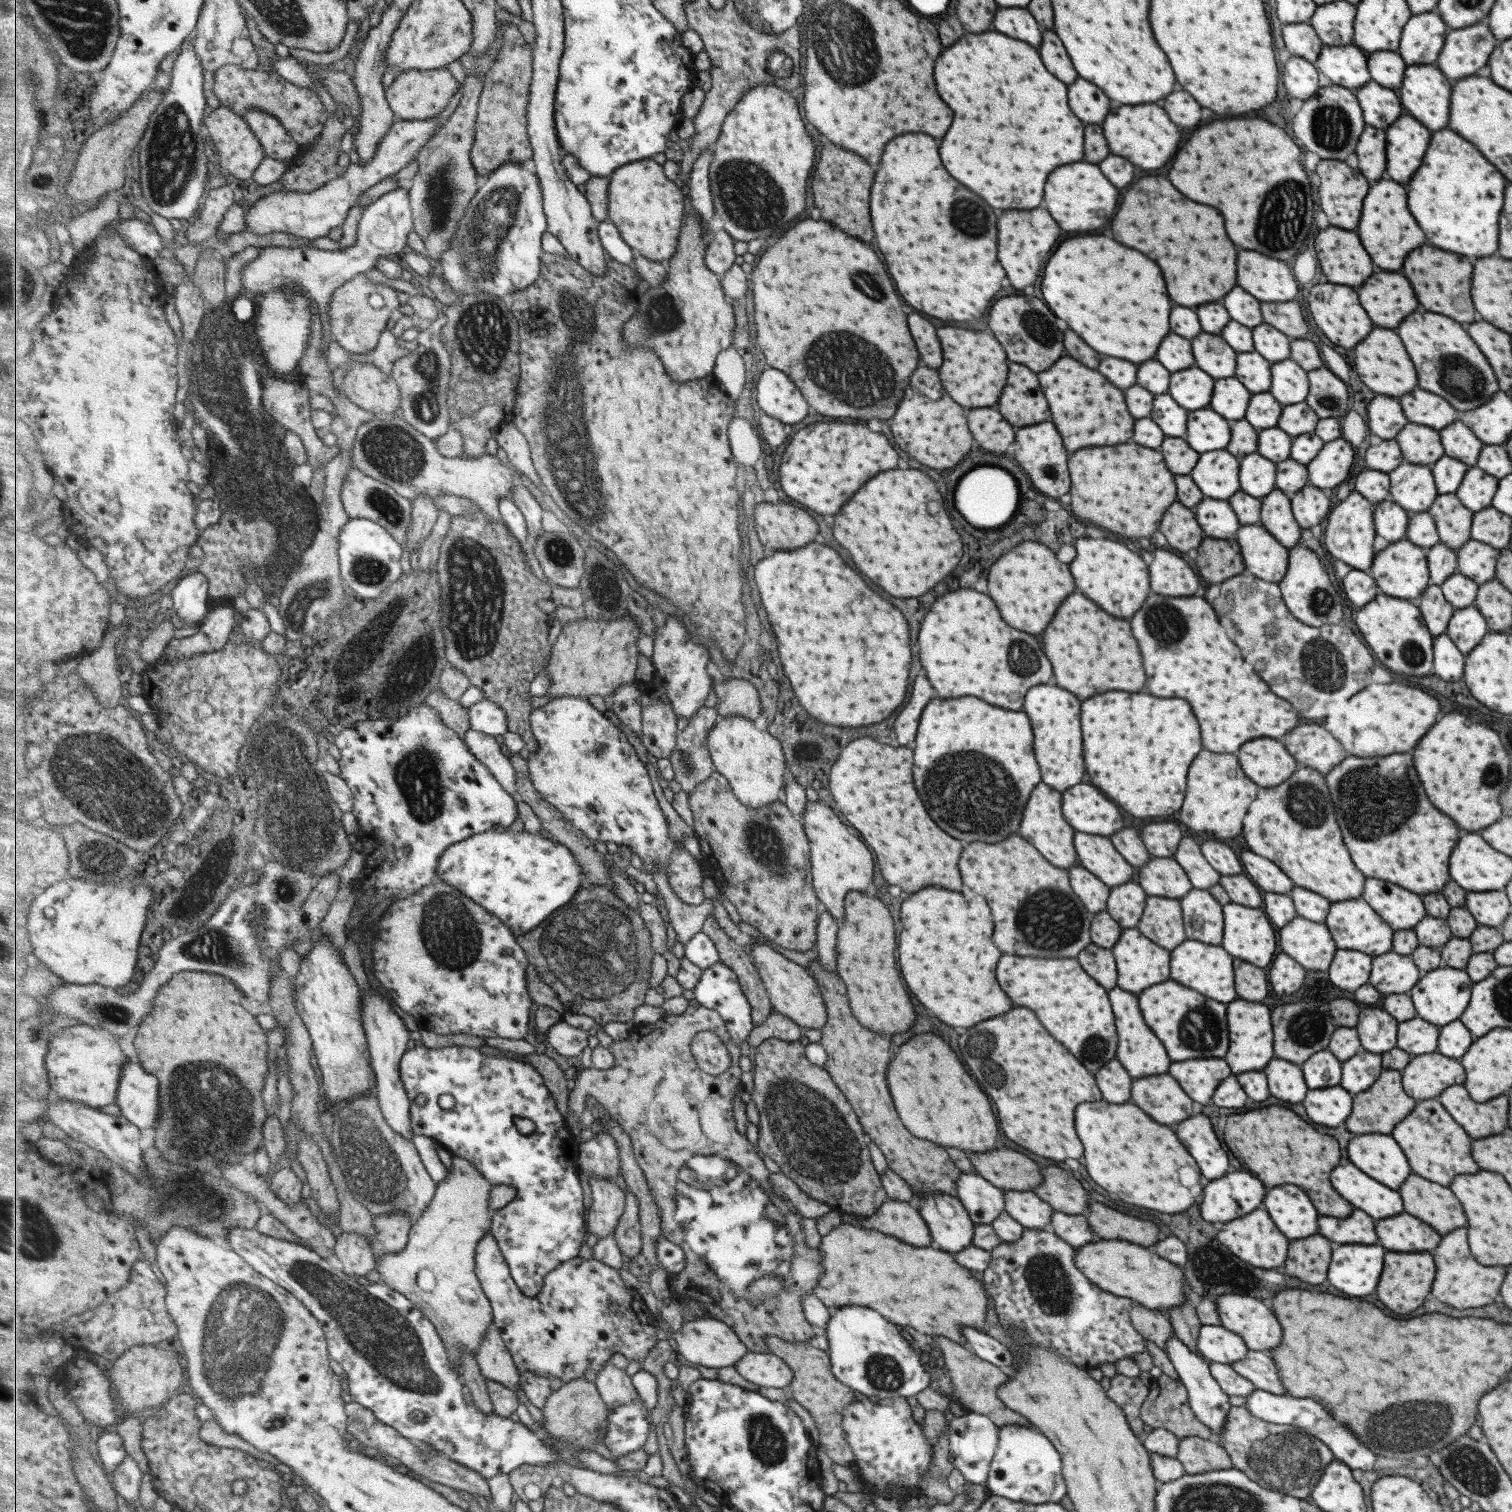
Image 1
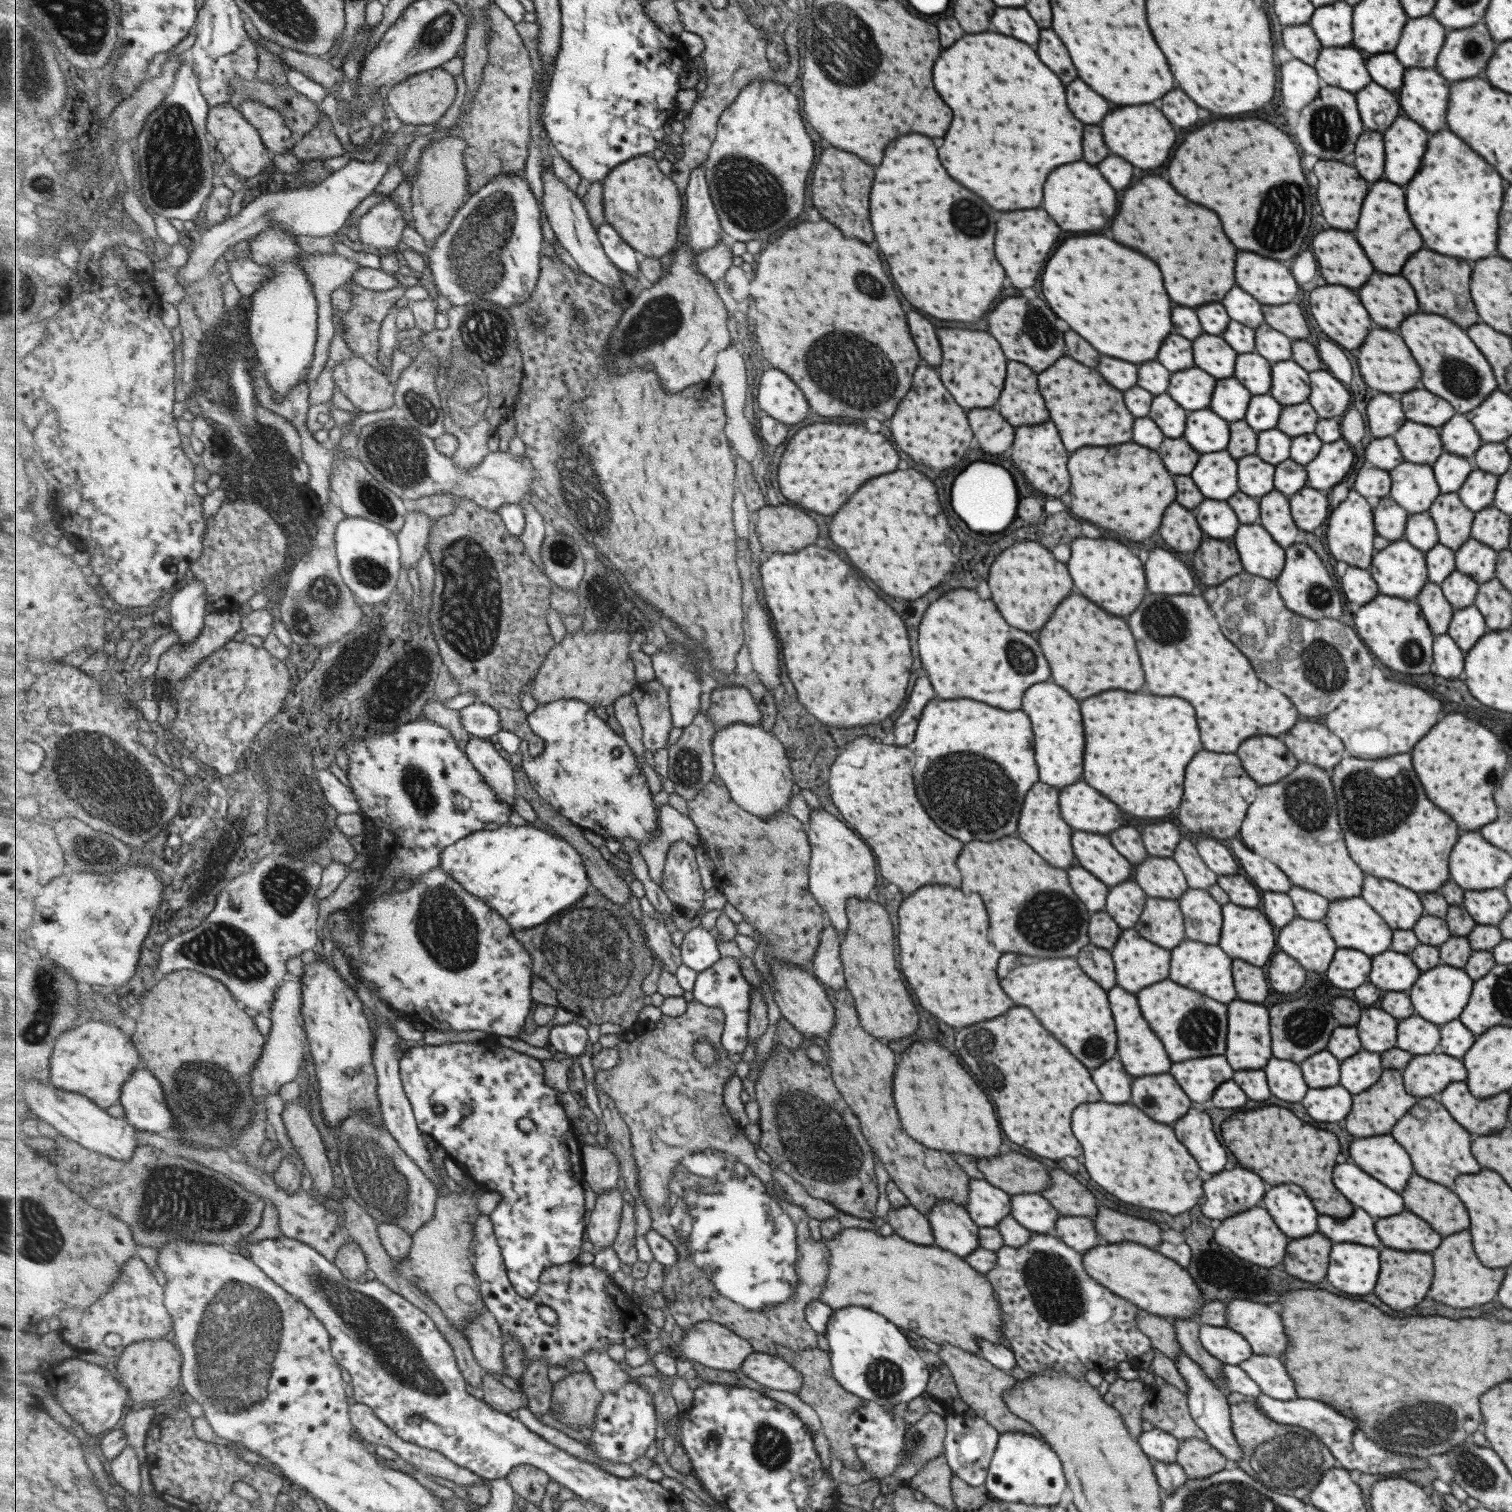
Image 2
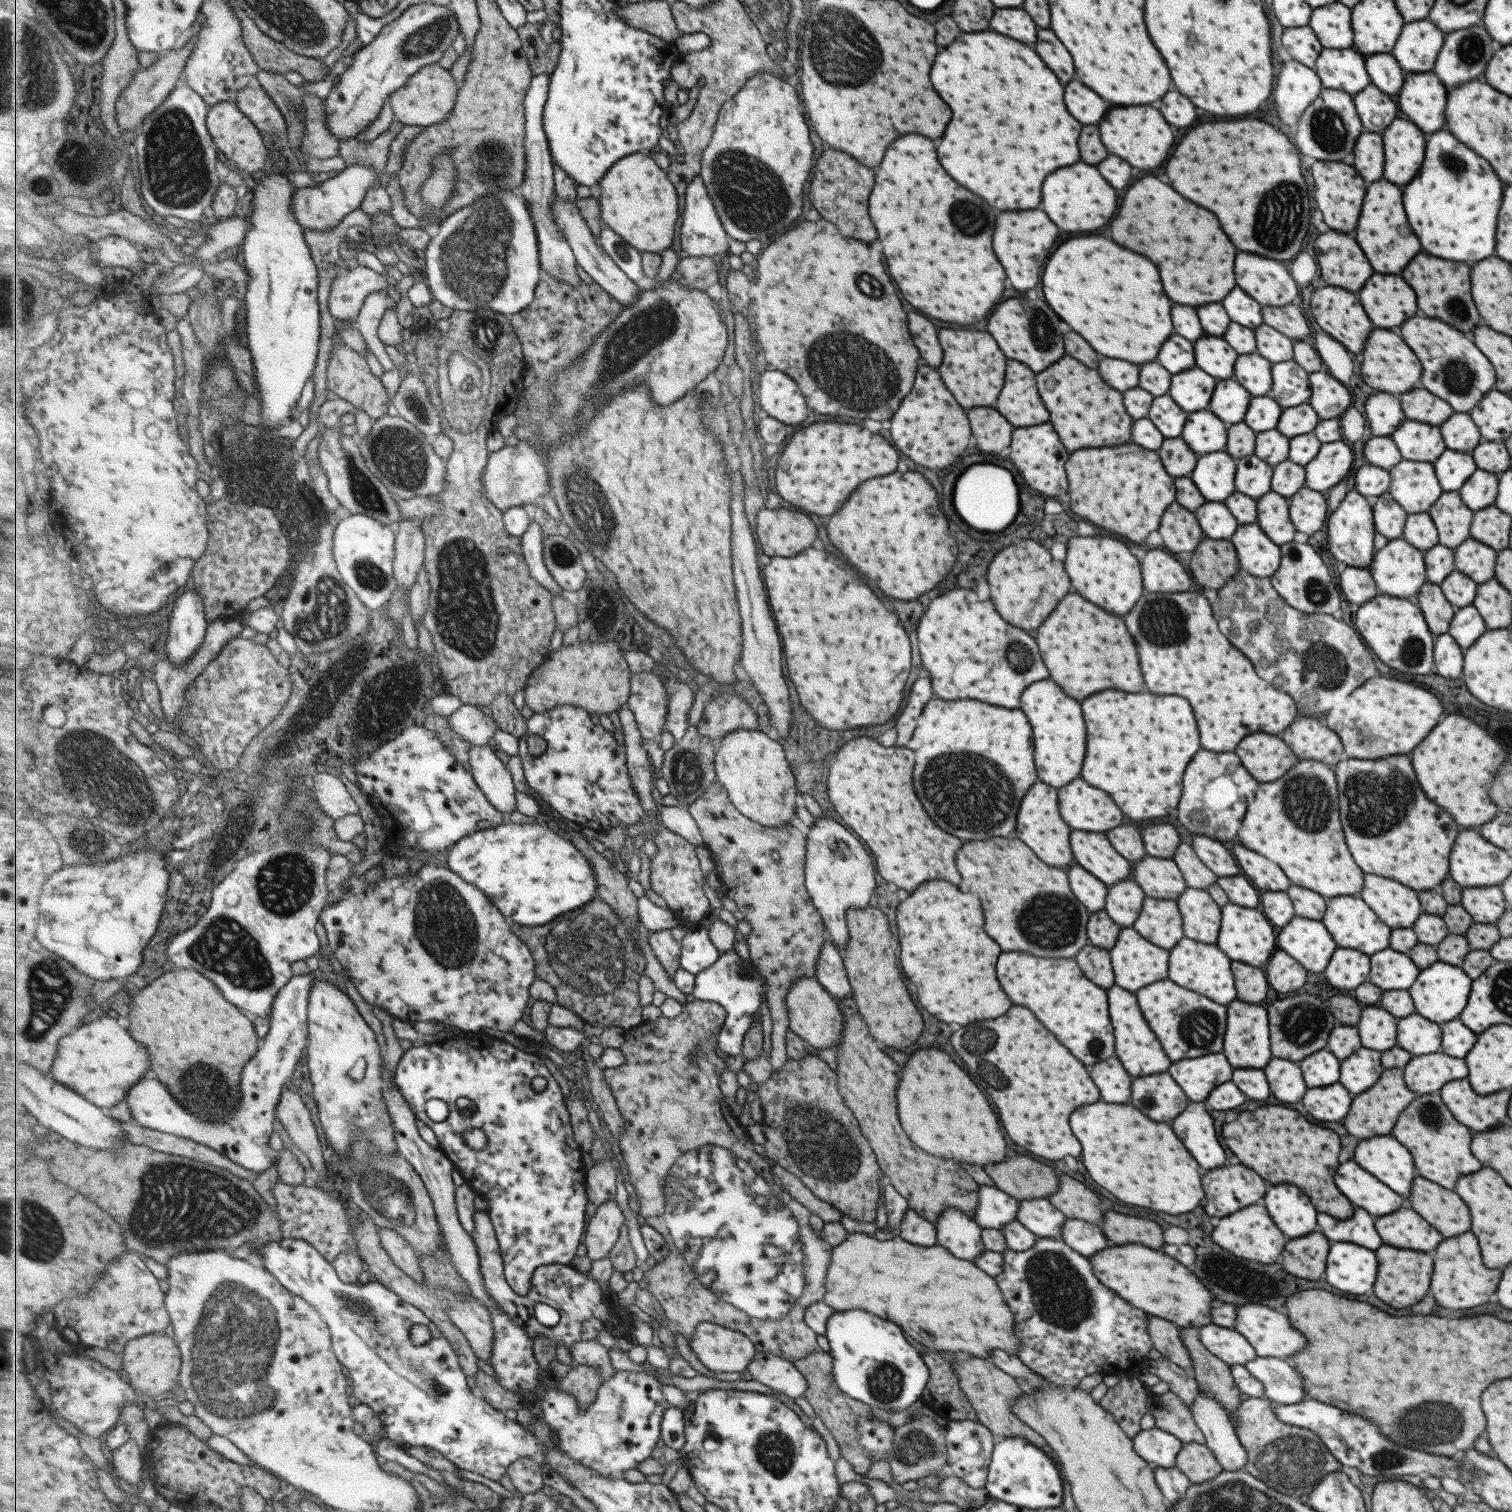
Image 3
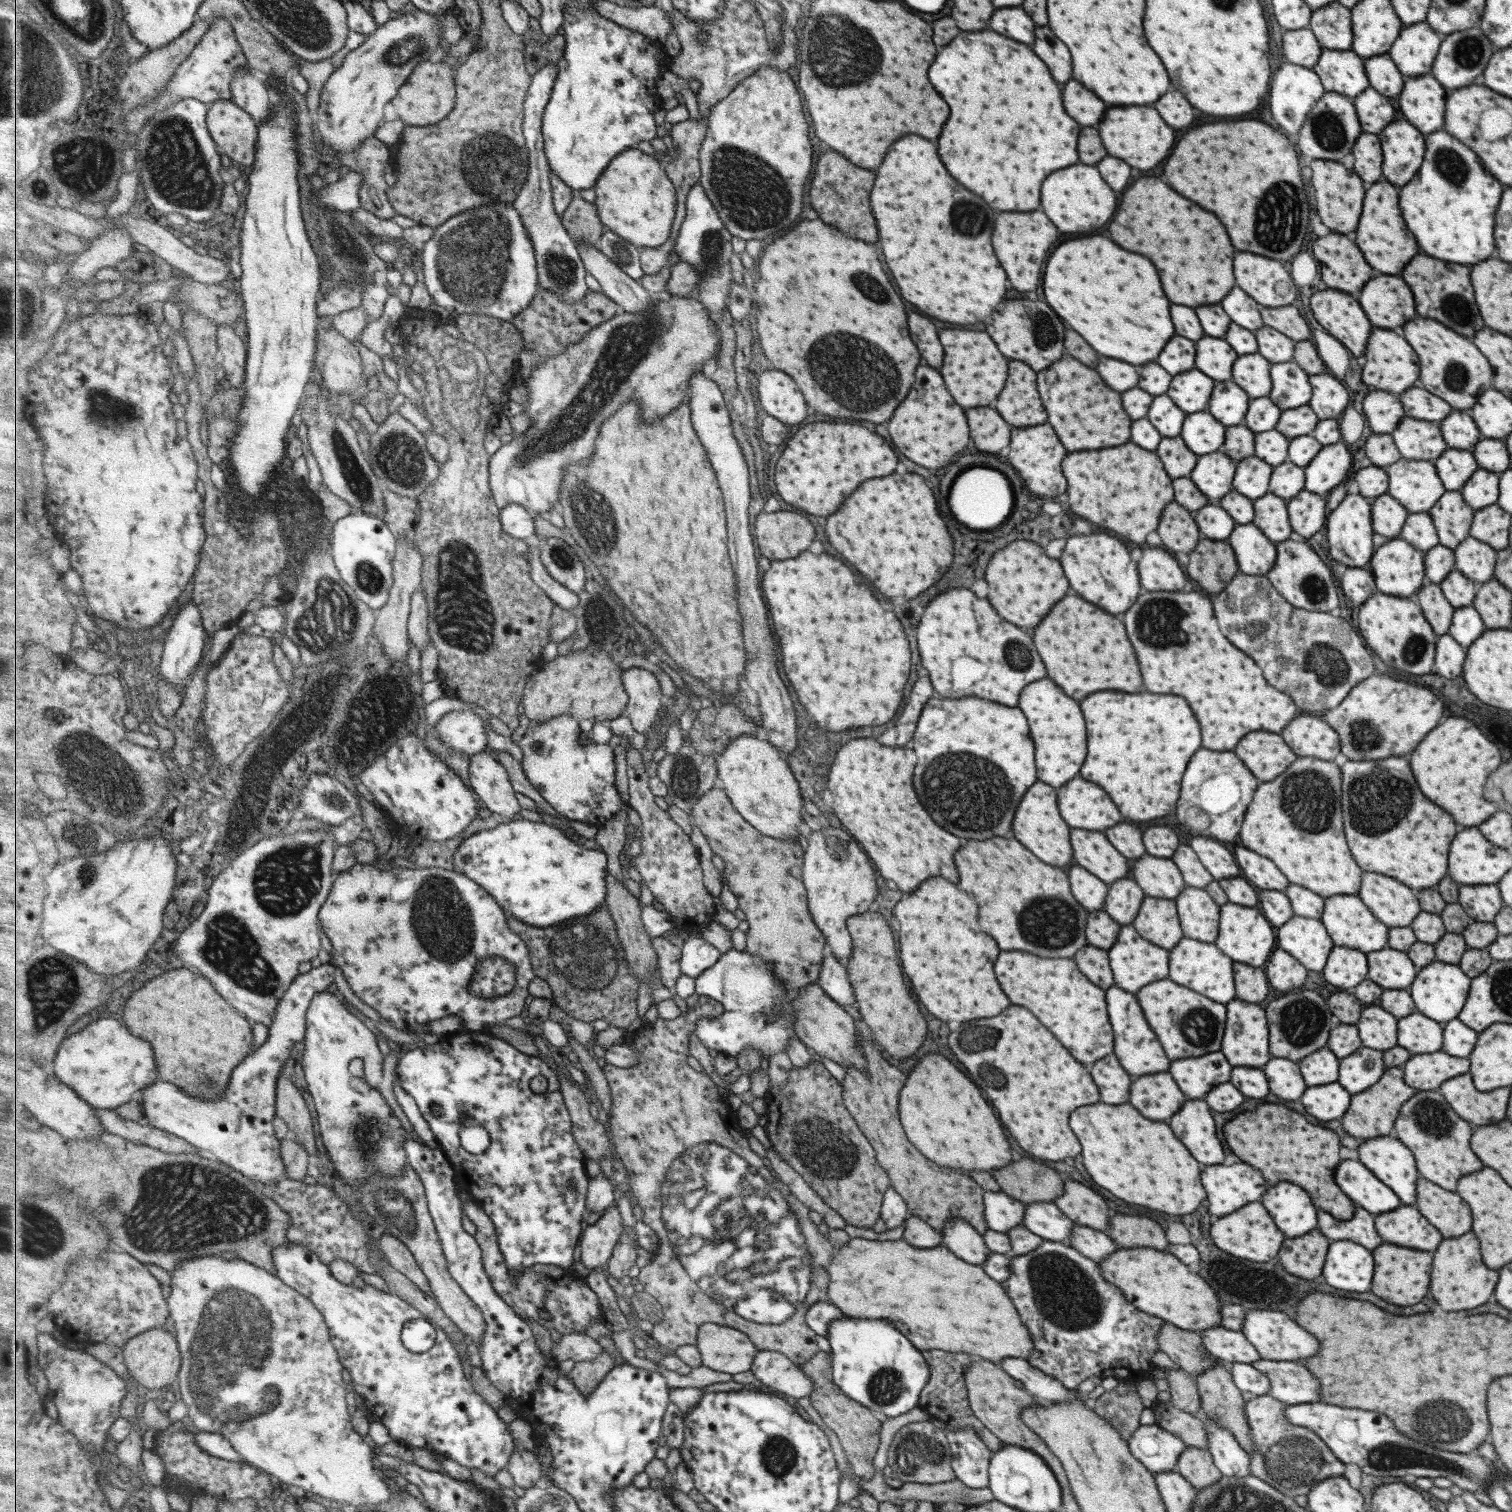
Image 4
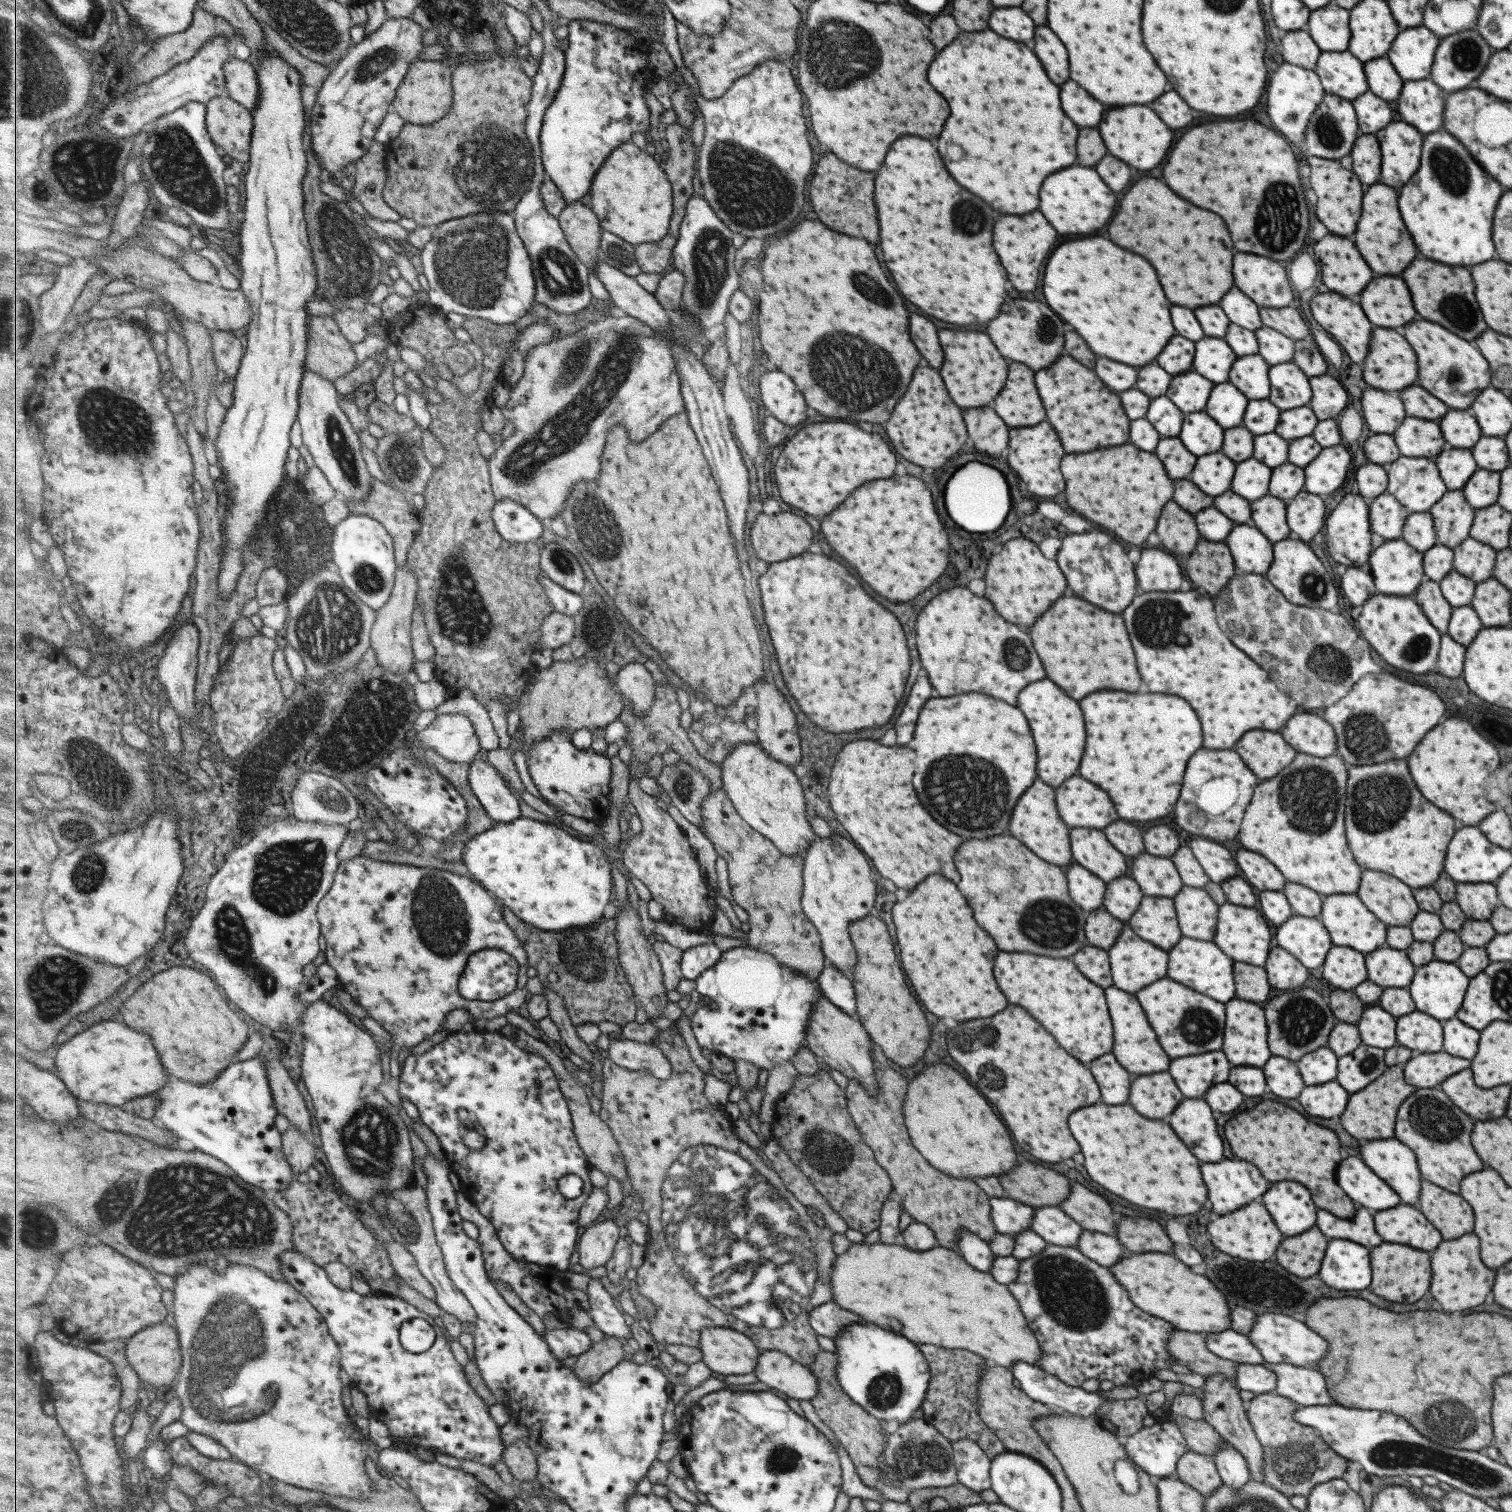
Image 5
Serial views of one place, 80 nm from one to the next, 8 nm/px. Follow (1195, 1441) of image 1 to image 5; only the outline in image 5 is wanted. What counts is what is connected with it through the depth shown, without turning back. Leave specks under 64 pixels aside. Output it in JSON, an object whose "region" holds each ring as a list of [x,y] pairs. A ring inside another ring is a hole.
{"region":[[[1189,1450],[1177,1460],[1174,1476],[1203,1496],[1223,1483],[1216,1472],[1213,1456],[1203,1456]]]}

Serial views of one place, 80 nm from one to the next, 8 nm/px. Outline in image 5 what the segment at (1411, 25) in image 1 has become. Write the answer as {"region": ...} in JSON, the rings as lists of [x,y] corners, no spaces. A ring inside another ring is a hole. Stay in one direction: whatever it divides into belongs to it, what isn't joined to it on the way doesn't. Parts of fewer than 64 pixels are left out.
{"region":[[[1422,24],[1399,30],[1385,56],[1402,81],[1427,79],[1440,39]]]}

